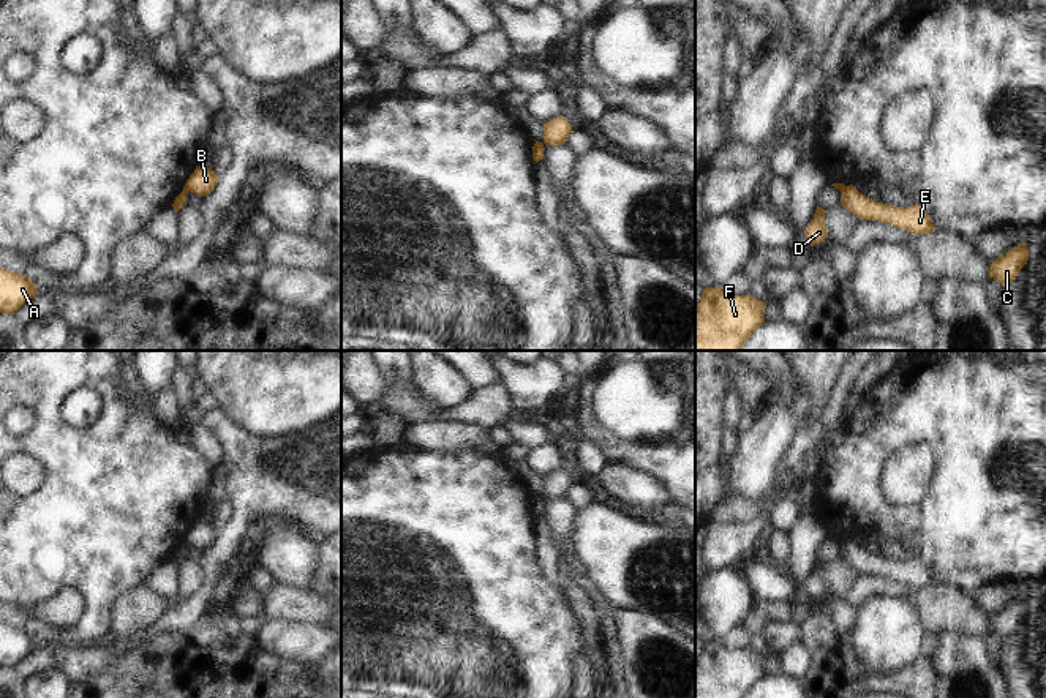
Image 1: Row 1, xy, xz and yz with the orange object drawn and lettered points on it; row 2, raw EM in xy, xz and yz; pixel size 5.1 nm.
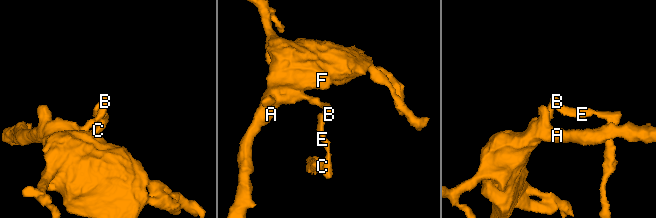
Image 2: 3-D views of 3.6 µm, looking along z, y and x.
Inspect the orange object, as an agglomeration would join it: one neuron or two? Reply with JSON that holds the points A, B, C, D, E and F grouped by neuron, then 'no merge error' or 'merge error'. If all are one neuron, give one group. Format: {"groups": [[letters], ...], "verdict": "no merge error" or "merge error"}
{"groups": [["A", "B", "D", "F"], ["C", "E"]], "verdict": "merge error"}

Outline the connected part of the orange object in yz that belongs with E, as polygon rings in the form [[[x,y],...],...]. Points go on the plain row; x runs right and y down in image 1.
[[[853,539],[845,540],[841,545],[841,559],[855,567],[860,573],[890,576],[894,581],[916,589],[935,584],[929,569],[921,562],[921,559],[915,557],[904,562],[880,557],[863,550]]]

